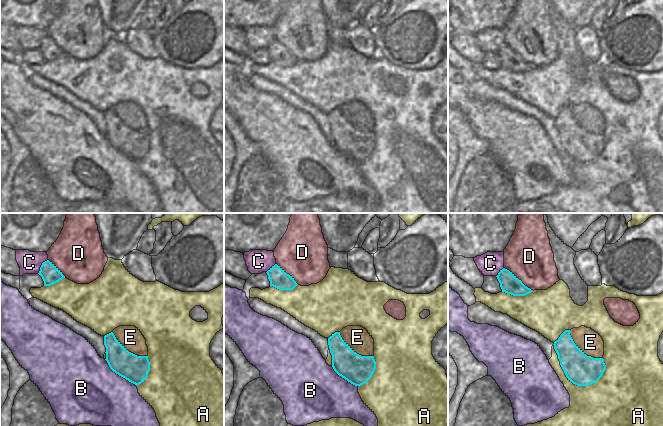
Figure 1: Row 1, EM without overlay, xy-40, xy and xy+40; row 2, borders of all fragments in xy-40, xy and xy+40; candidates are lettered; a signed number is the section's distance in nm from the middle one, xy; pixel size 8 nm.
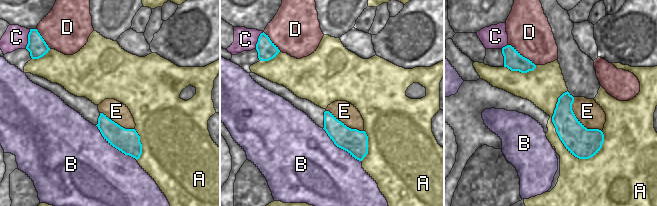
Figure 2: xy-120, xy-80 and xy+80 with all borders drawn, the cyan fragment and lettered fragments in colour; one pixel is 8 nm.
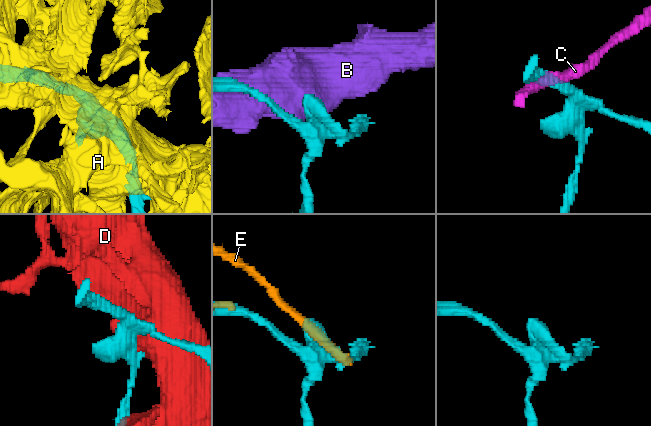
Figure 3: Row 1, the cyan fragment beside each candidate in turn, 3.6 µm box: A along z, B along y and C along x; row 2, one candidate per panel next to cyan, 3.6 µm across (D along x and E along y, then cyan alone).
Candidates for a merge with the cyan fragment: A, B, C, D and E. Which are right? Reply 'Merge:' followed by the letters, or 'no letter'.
Merge: no letter

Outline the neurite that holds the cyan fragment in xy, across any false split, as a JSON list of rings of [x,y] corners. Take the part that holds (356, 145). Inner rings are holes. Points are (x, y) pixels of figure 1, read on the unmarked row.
[[[335,108],[328,114],[328,121],[332,143],[339,152],[355,162],[361,162],[370,156],[376,145],[374,132],[357,130],[342,115],[340,108]]]

